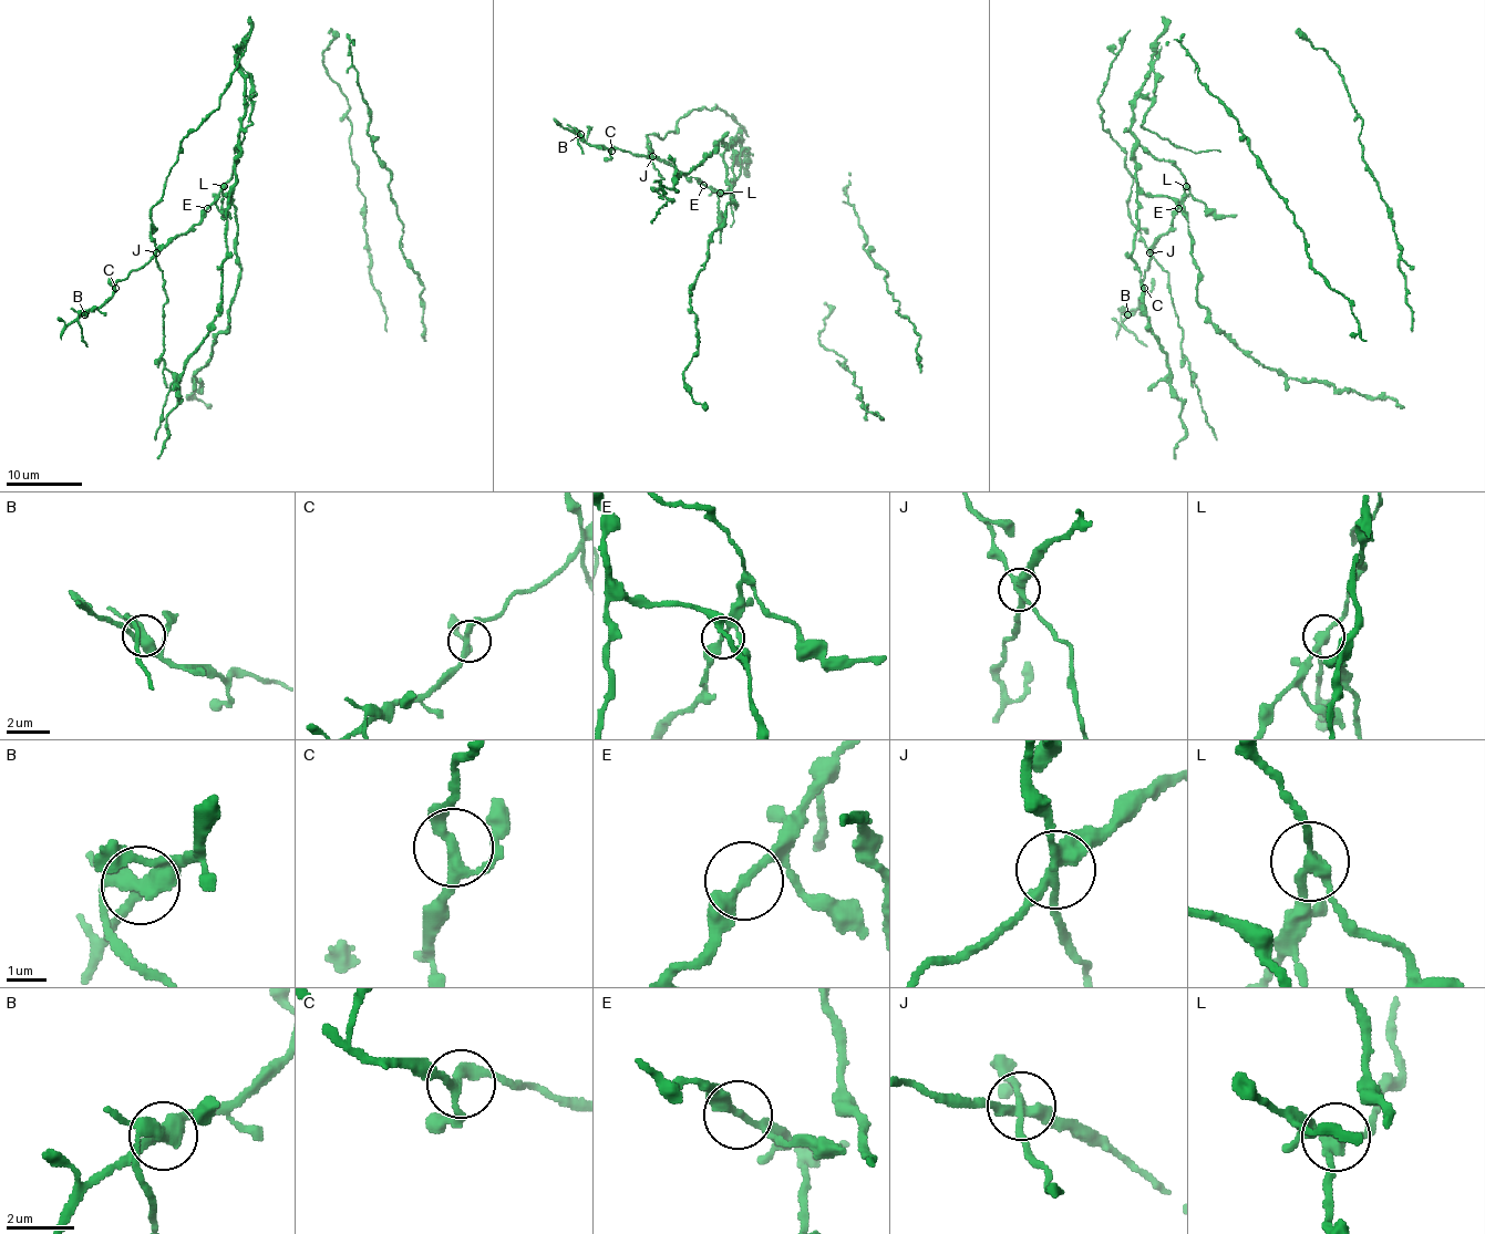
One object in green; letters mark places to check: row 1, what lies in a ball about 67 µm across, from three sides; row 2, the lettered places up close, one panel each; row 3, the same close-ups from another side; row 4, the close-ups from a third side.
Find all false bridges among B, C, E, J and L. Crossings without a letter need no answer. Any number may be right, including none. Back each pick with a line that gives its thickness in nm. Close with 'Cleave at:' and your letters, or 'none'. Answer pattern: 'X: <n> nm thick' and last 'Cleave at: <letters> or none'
B: 400 nm thick
J: 280 nm thick
L: 280 nm thick
Cleave at: B, J, L

